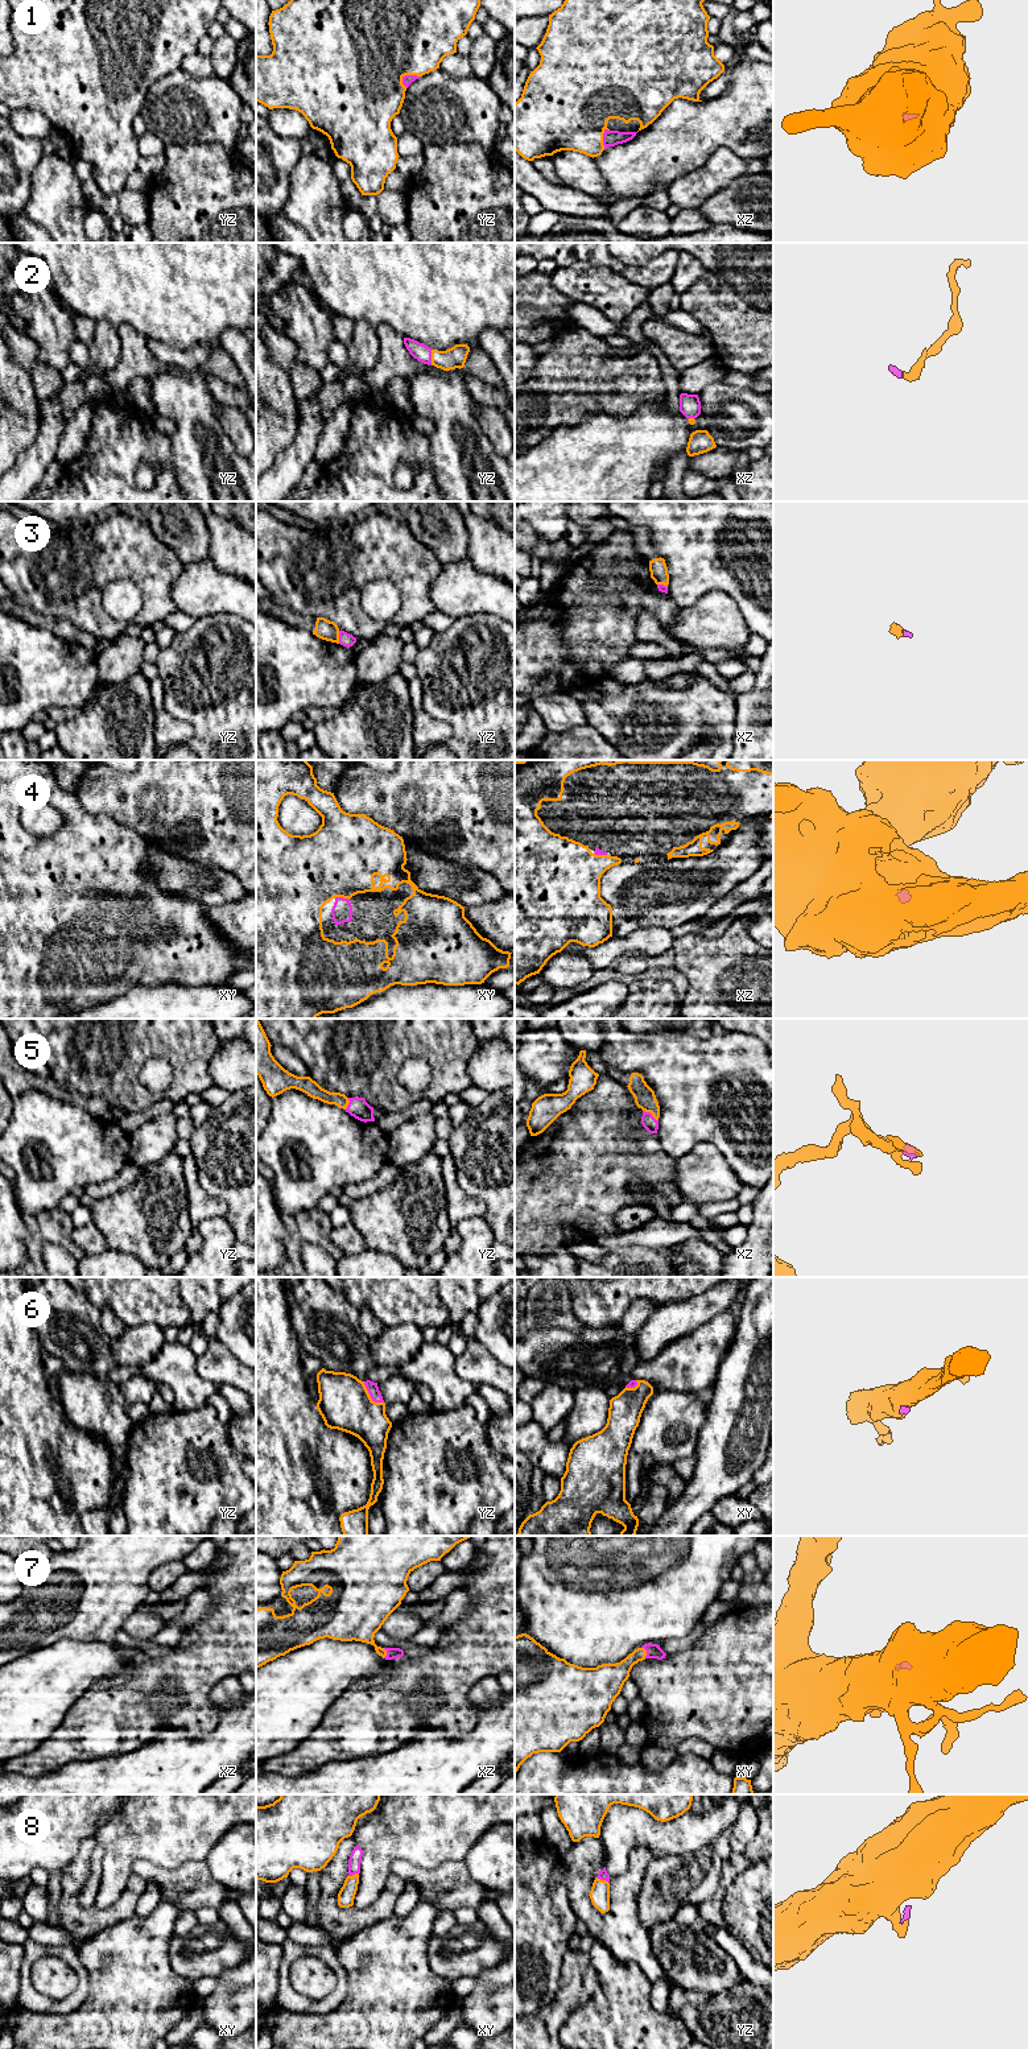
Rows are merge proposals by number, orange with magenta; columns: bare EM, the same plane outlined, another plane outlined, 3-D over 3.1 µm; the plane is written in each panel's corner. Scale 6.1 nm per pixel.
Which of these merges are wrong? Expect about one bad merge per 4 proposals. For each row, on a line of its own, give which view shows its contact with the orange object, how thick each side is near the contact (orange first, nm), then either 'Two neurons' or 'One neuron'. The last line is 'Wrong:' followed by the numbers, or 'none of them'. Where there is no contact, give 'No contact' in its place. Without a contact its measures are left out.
1: Touches orange in yz. Thickness 500 nm (orange) against 60 nm. One neuron
2: Touches orange in yz. Thickness 130 nm (orange) against 100 nm. One neuron
3: Touches orange in yz. Thickness 120 nm (orange) against 80 nm. One neuron
4: Touches orange in xy. Thickness 460 nm (orange) against 130 nm. One neuron
5: Touches orange in xz. Thickness 130 nm (orange) against 90 nm. One neuron
6: Touches orange in yz. Thickness 320 nm (orange) against 70 nm. One neuron
7: Touches orange in xy. Thickness 160 nm (orange) against 90 nm. One neuron
8: Touches orange in yz. Thickness 120 nm (orange) against 60 nm. One neuron
Wrong: none of them

